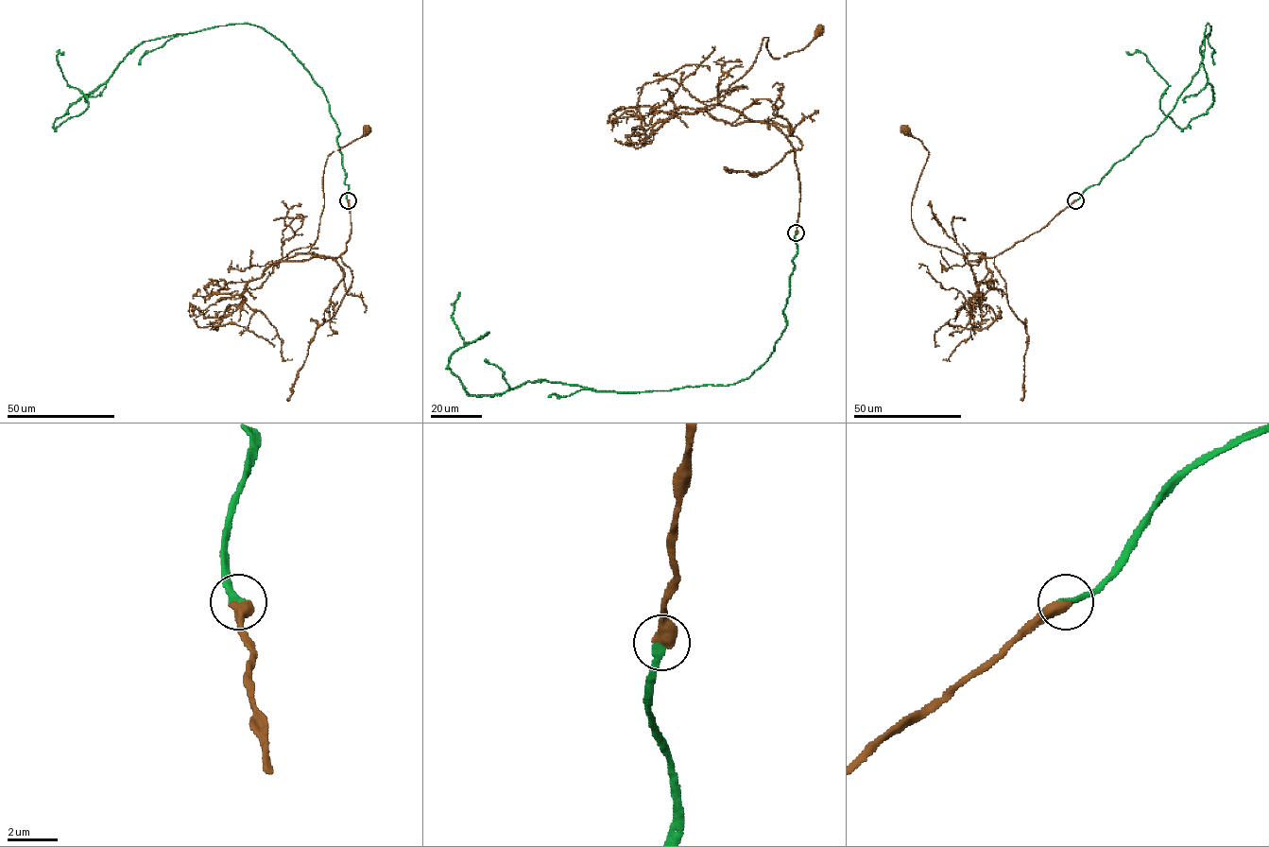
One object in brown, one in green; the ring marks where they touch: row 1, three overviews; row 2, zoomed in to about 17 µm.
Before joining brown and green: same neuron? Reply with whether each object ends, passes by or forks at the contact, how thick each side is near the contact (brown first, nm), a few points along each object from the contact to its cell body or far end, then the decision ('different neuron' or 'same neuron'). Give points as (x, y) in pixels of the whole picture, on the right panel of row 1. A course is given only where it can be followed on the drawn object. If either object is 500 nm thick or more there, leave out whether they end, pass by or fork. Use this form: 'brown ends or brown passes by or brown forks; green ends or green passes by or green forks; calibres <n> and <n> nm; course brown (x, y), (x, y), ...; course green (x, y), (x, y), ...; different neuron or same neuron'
calibres 550 and 320 nm; course brown (1075, 199), (1003, 251), (968, 261), (917, 233), (911, 205), (929, 152), (905, 129); course green (1075, 199), (1174, 108), (1208, 24), (1213, 104), (1180, 128), (1160, 108), (1167, 83), (1126, 51); same neuron

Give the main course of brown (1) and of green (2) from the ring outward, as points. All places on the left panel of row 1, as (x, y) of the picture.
1: (348, 199), (351, 231), (343, 253), (282, 259), (317, 238), (327, 157), (368, 129)
2: (348, 199), (323, 90), (261, 27), (230, 24), (143, 41), (56, 128), (87, 108), (58, 63), (63, 51)

